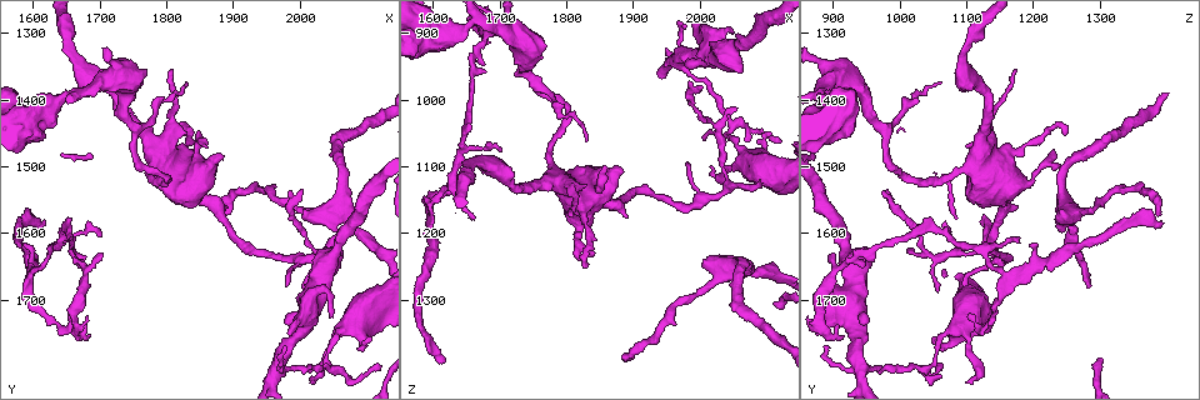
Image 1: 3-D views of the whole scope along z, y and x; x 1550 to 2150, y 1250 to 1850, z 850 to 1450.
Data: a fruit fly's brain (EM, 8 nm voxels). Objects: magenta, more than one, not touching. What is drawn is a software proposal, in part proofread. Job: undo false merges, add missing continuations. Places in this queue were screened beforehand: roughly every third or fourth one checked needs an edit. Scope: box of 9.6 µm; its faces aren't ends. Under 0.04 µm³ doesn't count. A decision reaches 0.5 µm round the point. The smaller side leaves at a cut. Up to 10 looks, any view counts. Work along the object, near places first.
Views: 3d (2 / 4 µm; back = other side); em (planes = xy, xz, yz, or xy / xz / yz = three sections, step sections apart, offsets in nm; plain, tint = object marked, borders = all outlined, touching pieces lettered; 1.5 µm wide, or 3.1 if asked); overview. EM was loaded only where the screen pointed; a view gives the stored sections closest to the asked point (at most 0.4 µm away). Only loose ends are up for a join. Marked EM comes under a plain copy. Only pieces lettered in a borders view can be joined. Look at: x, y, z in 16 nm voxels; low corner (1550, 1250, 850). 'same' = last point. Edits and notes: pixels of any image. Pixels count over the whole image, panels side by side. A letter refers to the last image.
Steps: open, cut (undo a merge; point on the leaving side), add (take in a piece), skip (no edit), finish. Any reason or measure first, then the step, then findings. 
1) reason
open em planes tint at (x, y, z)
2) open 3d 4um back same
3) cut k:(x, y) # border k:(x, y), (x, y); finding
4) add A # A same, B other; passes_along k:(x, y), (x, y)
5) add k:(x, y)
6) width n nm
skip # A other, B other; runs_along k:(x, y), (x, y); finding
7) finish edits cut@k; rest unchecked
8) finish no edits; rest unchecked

long arm stops here
open em yz step 4 borders at (1620, 1585, 1395)

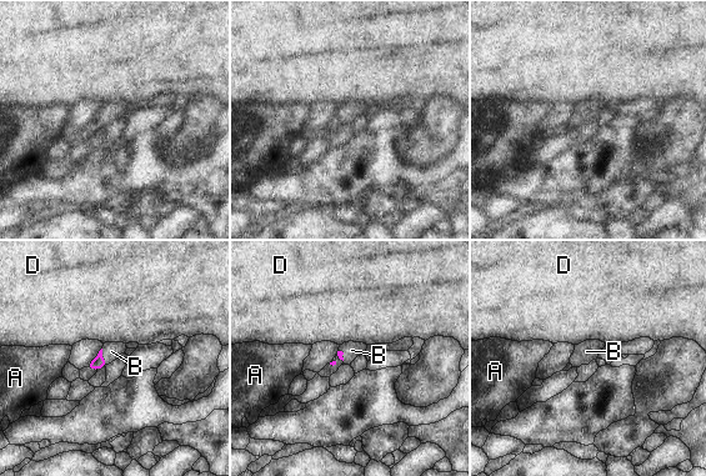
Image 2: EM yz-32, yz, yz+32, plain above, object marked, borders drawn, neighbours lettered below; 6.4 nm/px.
longest_contact B 110 nm
add B # A other, B same, D other; passes_along 2:(99, 361), (103, 356), (111, 351); the neuron continues

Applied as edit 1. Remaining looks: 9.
free end
open em planes borders at (1655, 1610, 1175)

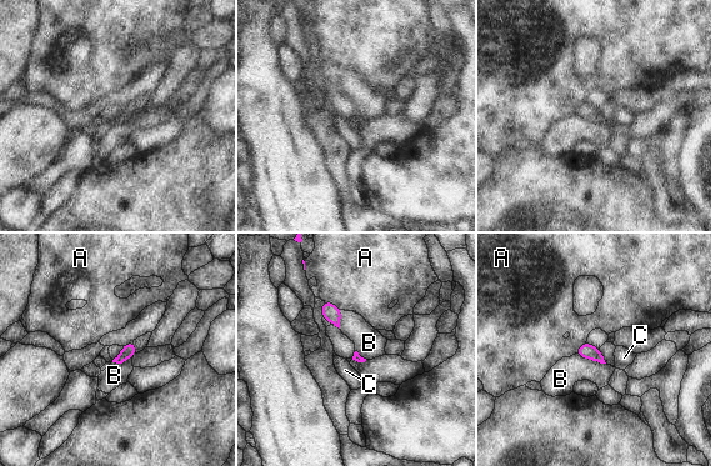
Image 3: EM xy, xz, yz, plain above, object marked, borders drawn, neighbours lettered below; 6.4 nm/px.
longest_contact B 220 nm
skip # A other, B other, C other; border 3:(575, 354), (605, 364); no lettered piece goes on from it

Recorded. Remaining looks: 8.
thin end
open em yz step 8 borders at (1655, 1725, 1105)

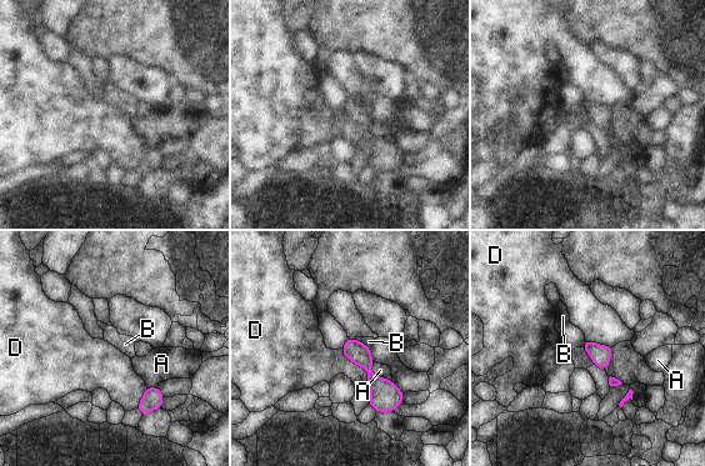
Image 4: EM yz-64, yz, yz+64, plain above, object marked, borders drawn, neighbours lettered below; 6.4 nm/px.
skip # A other, B other, D other; border 4:(341, 347), (366, 371), (369, 399); none of them fits

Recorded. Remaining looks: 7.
thin end
open em xz step 4 tint at (2055, 1620, 1015)

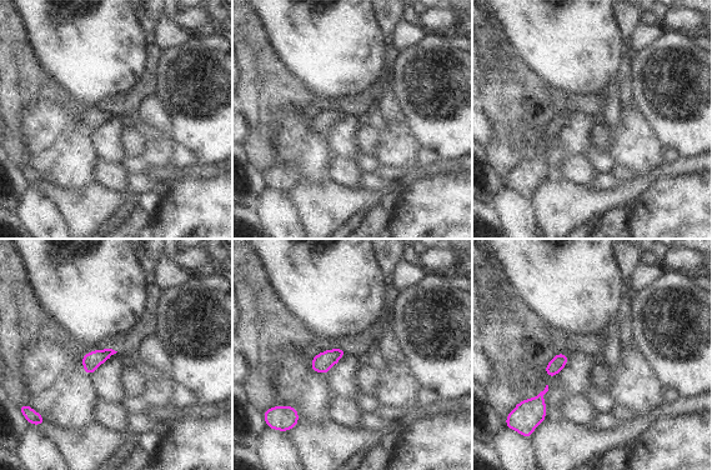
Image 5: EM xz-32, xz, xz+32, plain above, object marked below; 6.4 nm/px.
another direction
open em planes borders same

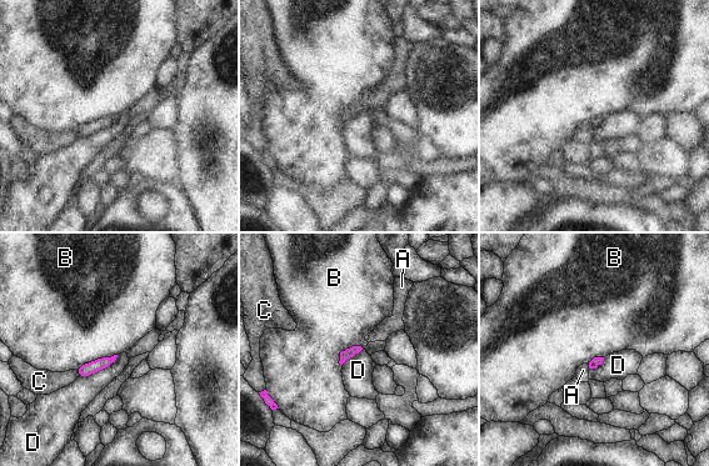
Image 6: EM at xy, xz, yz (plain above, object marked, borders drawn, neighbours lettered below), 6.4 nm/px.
skip # A other, B other, C other, D other; border 6:(116, 354), (81, 364), (76, 370); none of them fits

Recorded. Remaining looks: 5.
finish edits add@2; rest unchecked

